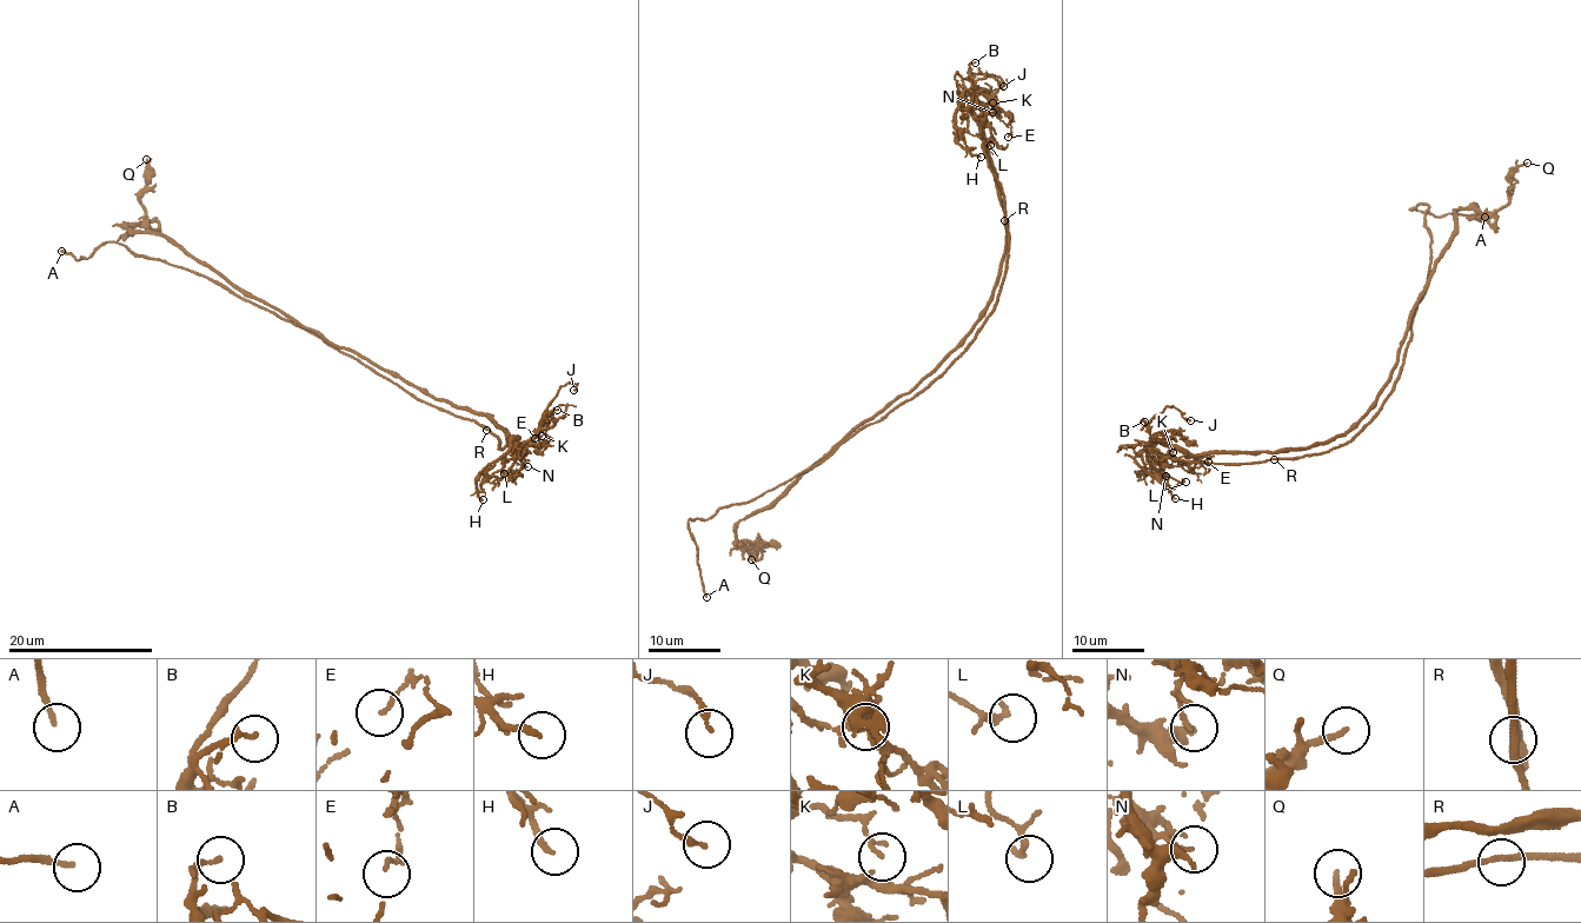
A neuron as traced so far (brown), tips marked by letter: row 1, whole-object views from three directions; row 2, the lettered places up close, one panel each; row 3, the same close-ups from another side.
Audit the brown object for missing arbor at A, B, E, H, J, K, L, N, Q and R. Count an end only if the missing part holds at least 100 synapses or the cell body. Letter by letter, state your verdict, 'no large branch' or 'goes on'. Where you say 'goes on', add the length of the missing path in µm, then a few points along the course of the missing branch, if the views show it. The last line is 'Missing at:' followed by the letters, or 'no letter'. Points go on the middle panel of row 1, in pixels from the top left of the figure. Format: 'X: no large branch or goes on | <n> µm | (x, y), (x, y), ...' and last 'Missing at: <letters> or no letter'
A: goes on | 20 µm
B: no large branch
E: no large branch
H: no large branch
J: no large branch
K: no large branch
L: no large branch
N: no large branch
Q: no large branch
R: no large branch
Missing at: A

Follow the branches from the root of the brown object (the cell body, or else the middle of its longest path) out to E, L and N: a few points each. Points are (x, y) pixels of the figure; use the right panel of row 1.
E: (1379, 392), (1349, 431), (1306, 447), (1191, 456), (1158, 442), (1148, 447), (1191, 462), (1207, 456), (1208, 462)
L: (1379, 392), (1349, 431), (1306, 447), (1191, 456), (1153, 442), (1136, 457), (1158, 477), (1168, 475), (1186, 482)
N: (1379, 392), (1349, 431), (1306, 447), (1191, 456), (1158, 442), (1148, 447), (1155, 452), (1166, 476)

